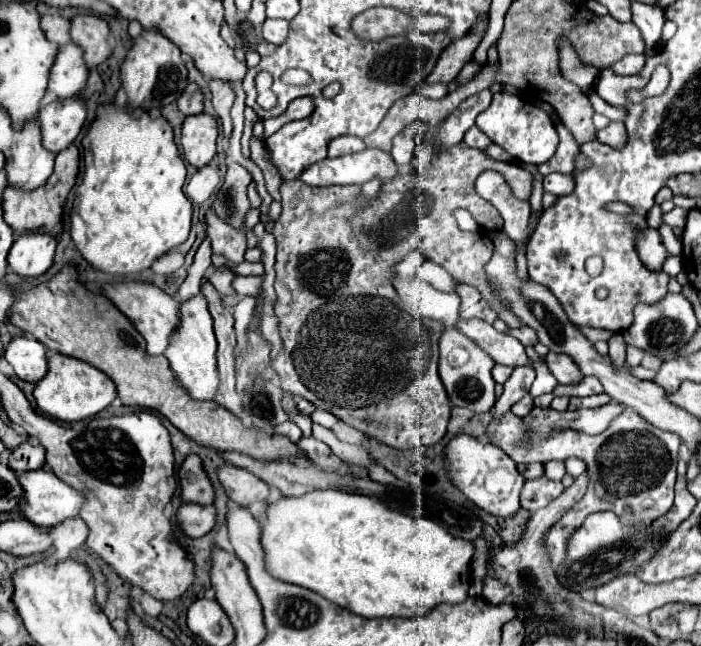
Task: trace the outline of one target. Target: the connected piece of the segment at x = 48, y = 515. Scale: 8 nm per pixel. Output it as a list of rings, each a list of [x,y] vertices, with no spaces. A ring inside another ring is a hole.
[[[47,470],[27,472],[27,474],[19,476],[19,482],[25,490],[25,496],[23,496],[19,508],[29,522],[33,522],[35,526],[41,526],[41,528],[53,528],[67,518],[79,516],[79,510],[87,502],[85,494],[81,490],[75,490],[73,486],[65,484],[61,478],[57,478],[53,472],[47,472]]]

